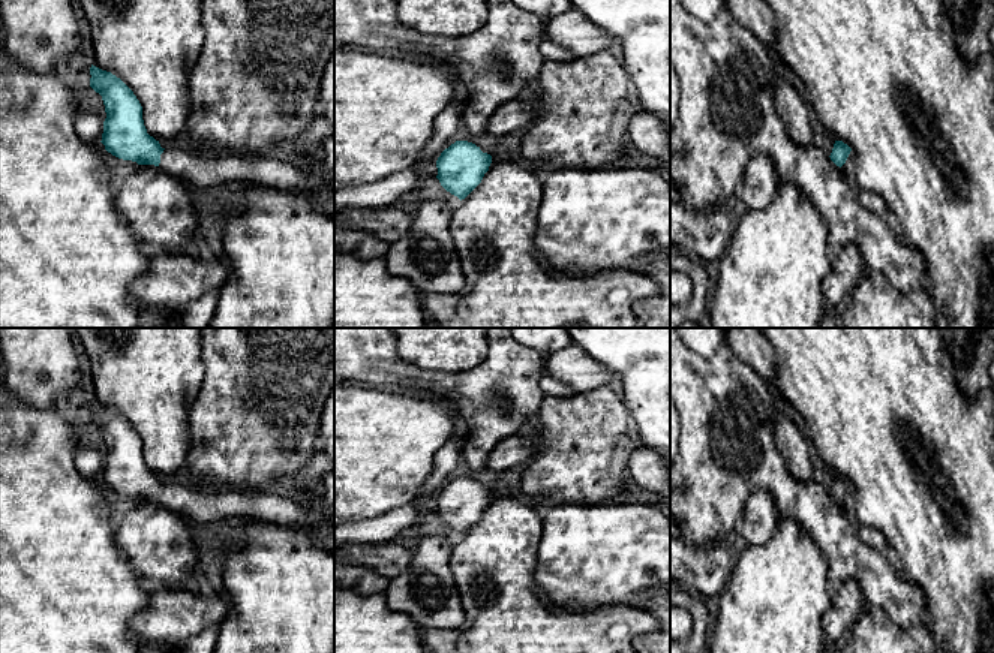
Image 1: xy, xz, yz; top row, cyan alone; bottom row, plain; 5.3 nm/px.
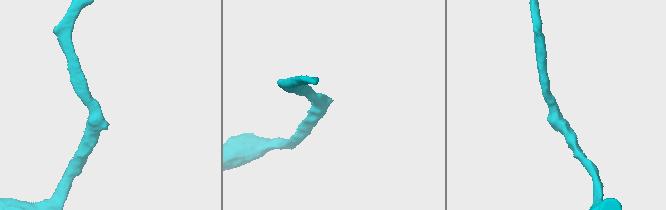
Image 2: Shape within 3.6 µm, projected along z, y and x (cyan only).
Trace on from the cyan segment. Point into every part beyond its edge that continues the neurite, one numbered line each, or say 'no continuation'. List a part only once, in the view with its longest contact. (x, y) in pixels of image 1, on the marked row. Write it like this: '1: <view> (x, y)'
1: xy (192, 166)

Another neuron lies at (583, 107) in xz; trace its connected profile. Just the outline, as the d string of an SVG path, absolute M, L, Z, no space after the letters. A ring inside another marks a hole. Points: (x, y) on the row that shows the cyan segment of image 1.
M609 49L571 61L544 58L534 87L529 97L535 118L520 133L520 145L523 157L541 169L541 177L561 168L597 169L628 157L628 124L637 105L622 61Z

